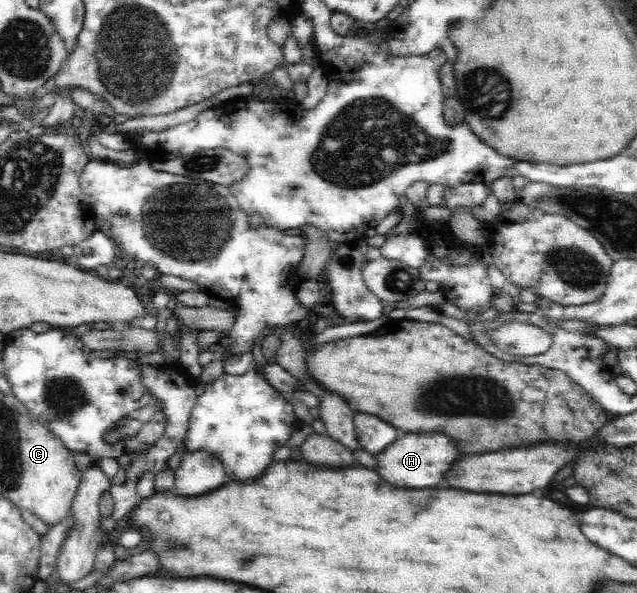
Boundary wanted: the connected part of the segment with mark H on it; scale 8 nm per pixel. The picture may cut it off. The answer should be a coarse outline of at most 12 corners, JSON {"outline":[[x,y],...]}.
{"outline":[[401,434],[374,455],[398,488],[442,486],[462,453],[448,436]]}

